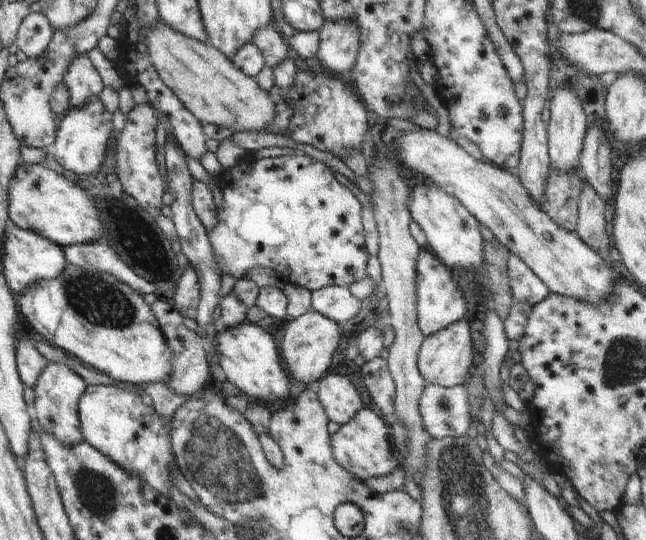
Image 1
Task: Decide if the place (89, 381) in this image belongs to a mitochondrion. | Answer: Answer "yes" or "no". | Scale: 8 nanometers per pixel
no

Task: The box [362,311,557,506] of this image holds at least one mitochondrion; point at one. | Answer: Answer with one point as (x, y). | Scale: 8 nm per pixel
(444, 406)

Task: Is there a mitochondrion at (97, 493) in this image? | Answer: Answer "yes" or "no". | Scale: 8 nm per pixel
yes

